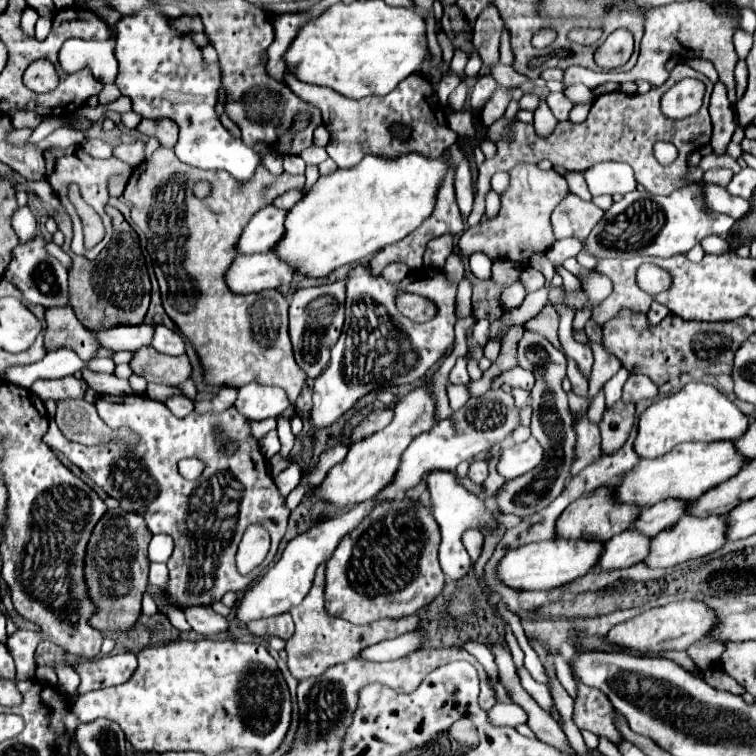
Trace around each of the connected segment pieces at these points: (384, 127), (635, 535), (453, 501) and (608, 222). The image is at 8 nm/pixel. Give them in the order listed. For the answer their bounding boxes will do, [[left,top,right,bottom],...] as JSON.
[[284,72,458,168],[598,528,652,570],[426,470,498,582],[586,184,734,258]]

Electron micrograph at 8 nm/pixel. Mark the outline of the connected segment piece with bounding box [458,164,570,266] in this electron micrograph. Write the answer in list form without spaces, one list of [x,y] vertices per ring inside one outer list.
[[[518,164],[508,174],[510,186],[500,196],[498,216],[468,228],[460,236],[458,250],[464,258],[470,258],[474,252],[484,252],[492,262],[506,260],[522,266],[522,254],[546,252],[556,242],[550,226],[550,214],[558,202],[570,194],[566,178],[554,170],[540,170],[536,164]]]

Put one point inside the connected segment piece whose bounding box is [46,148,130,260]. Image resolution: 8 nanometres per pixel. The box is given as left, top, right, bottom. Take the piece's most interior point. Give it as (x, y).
(90, 175)

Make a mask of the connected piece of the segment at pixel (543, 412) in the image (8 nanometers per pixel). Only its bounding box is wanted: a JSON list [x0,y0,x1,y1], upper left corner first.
[496,332,576,516]

